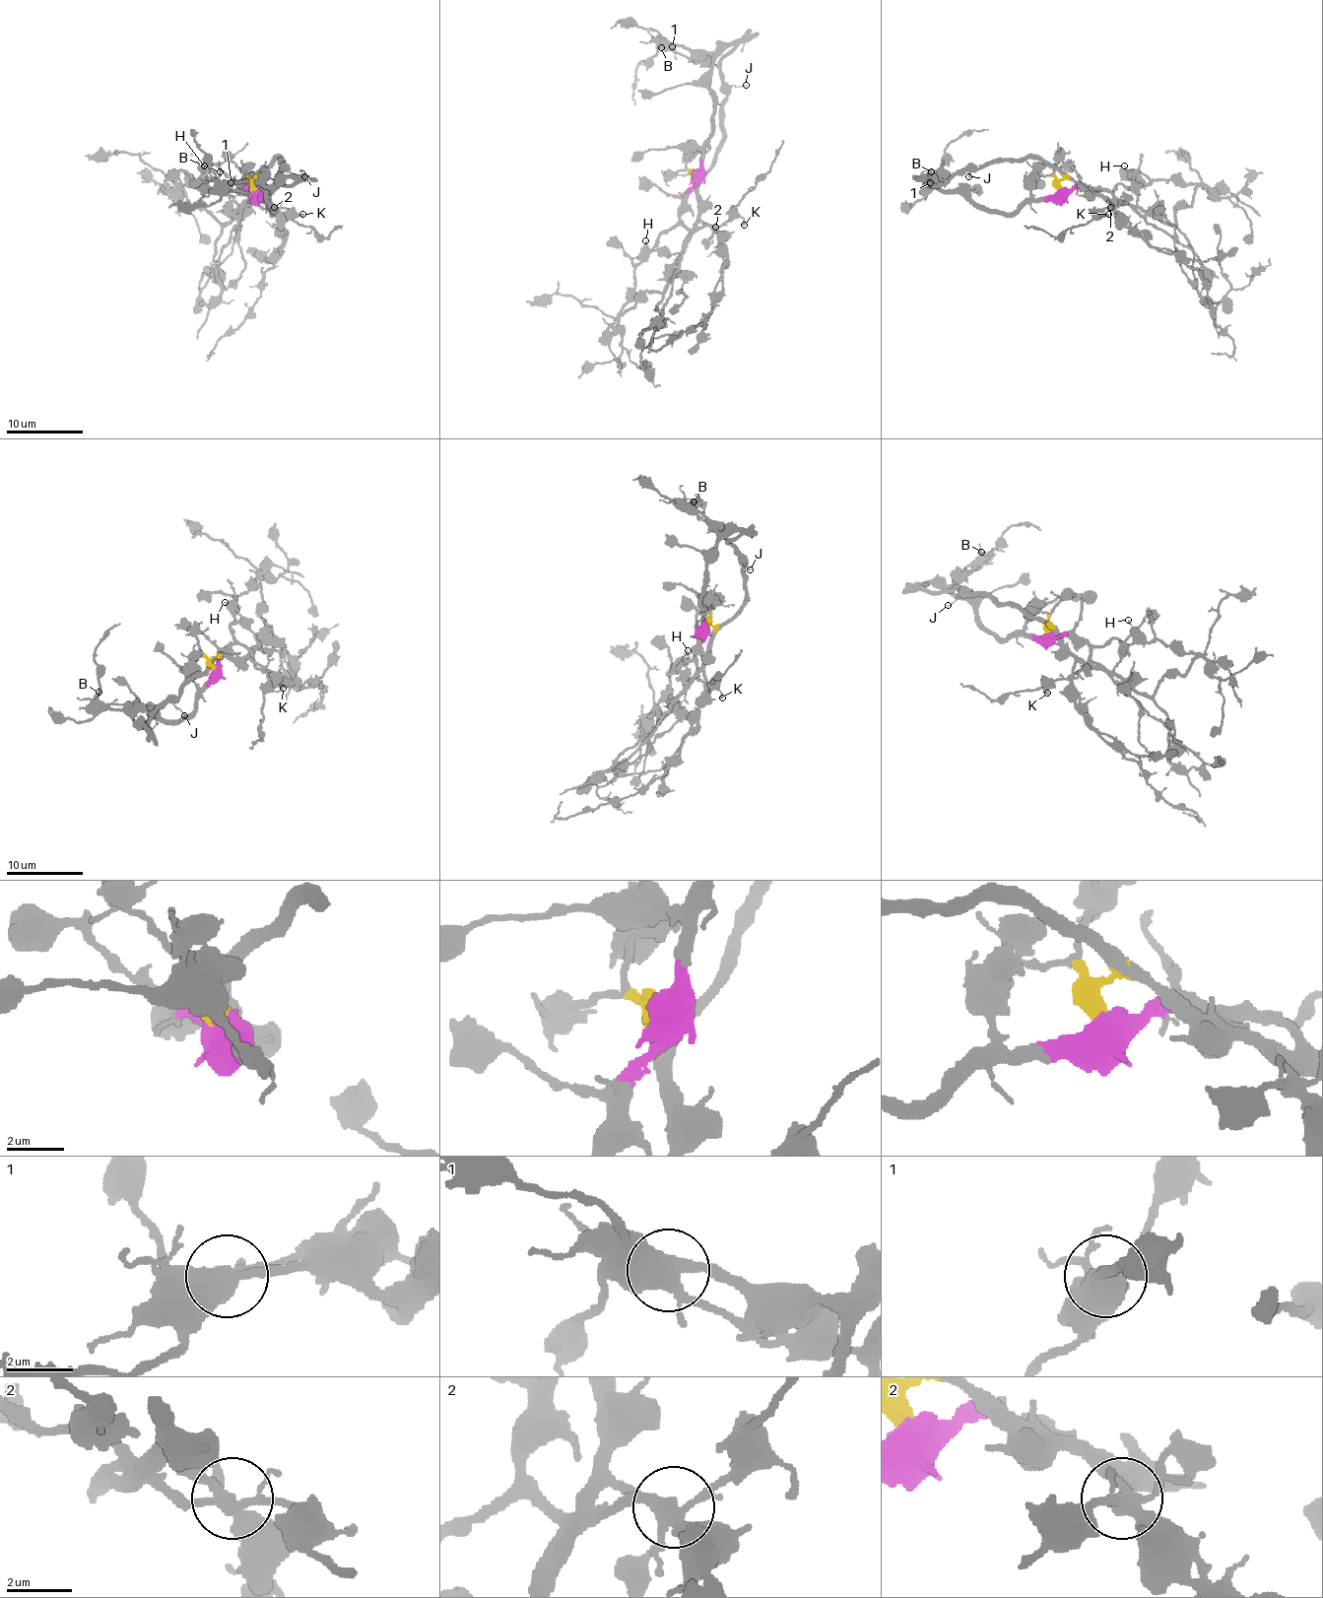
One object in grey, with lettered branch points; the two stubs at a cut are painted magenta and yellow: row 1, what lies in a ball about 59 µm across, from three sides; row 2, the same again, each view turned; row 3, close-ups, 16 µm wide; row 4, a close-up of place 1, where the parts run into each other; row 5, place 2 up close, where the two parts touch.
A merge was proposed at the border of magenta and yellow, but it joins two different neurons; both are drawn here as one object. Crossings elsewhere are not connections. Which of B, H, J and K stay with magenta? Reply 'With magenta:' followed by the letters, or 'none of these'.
With magenta: B, H

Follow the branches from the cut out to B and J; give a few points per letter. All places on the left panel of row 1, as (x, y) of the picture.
B: (255, 190), (270, 212), (270, 192), (266, 186), (249, 180), (222, 182), (218, 175), (220, 171)
J: (255, 190), (255, 177), (276, 158), (292, 173), (304, 177)

